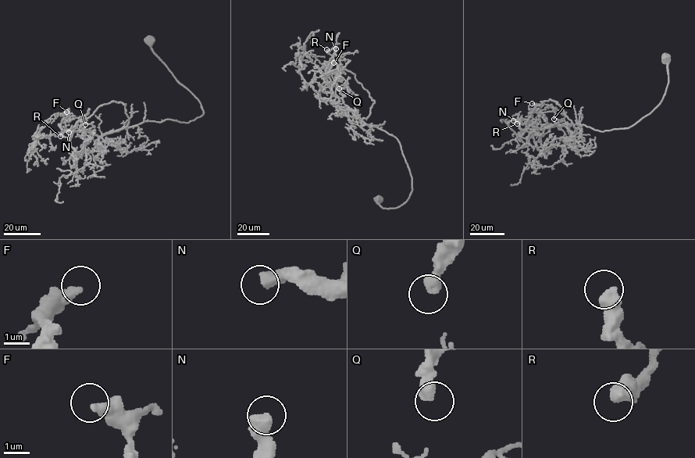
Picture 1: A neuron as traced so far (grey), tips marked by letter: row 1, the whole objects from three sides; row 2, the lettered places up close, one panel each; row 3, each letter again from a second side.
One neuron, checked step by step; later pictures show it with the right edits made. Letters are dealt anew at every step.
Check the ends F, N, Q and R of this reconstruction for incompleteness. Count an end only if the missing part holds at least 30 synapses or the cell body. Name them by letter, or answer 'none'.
N

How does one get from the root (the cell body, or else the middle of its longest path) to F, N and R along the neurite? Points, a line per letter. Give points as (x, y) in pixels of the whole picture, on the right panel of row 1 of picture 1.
F: (666, 59), (661, 101), (629, 127), (576, 128), (549, 99), (536, 105), (531, 121), (542, 113), (532, 103)
N: (666, 59), (661, 101), (629, 127), (576, 128), (549, 99), (527, 119), (513, 120)
R: (666, 59), (668, 81), (661, 101), (629, 127), (600, 131), (580, 123), (576, 128), (549, 99), (517, 123)

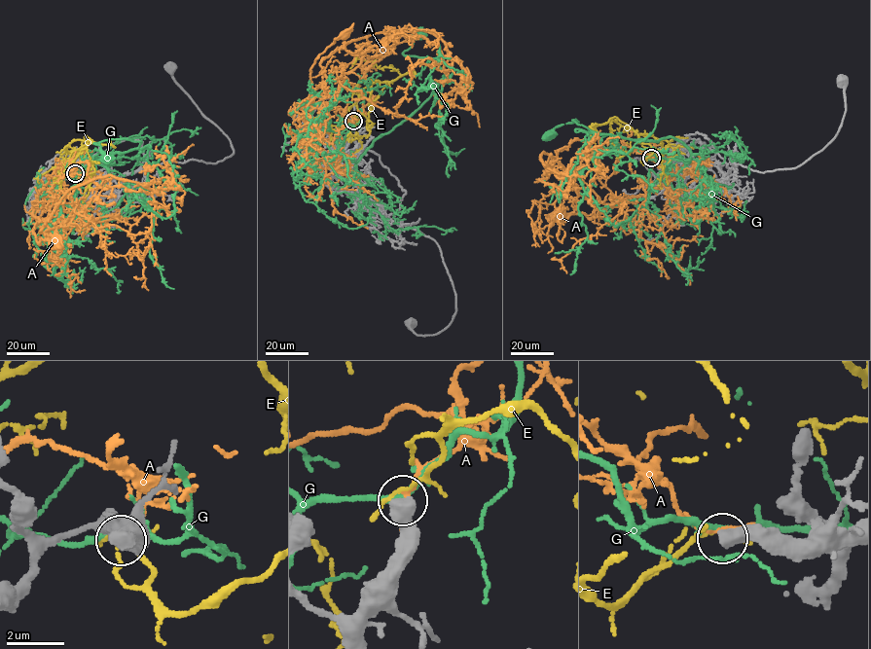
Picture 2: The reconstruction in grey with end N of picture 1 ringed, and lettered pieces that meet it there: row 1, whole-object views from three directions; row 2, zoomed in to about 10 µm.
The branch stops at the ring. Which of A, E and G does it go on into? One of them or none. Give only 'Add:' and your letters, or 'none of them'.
Add: none of them

